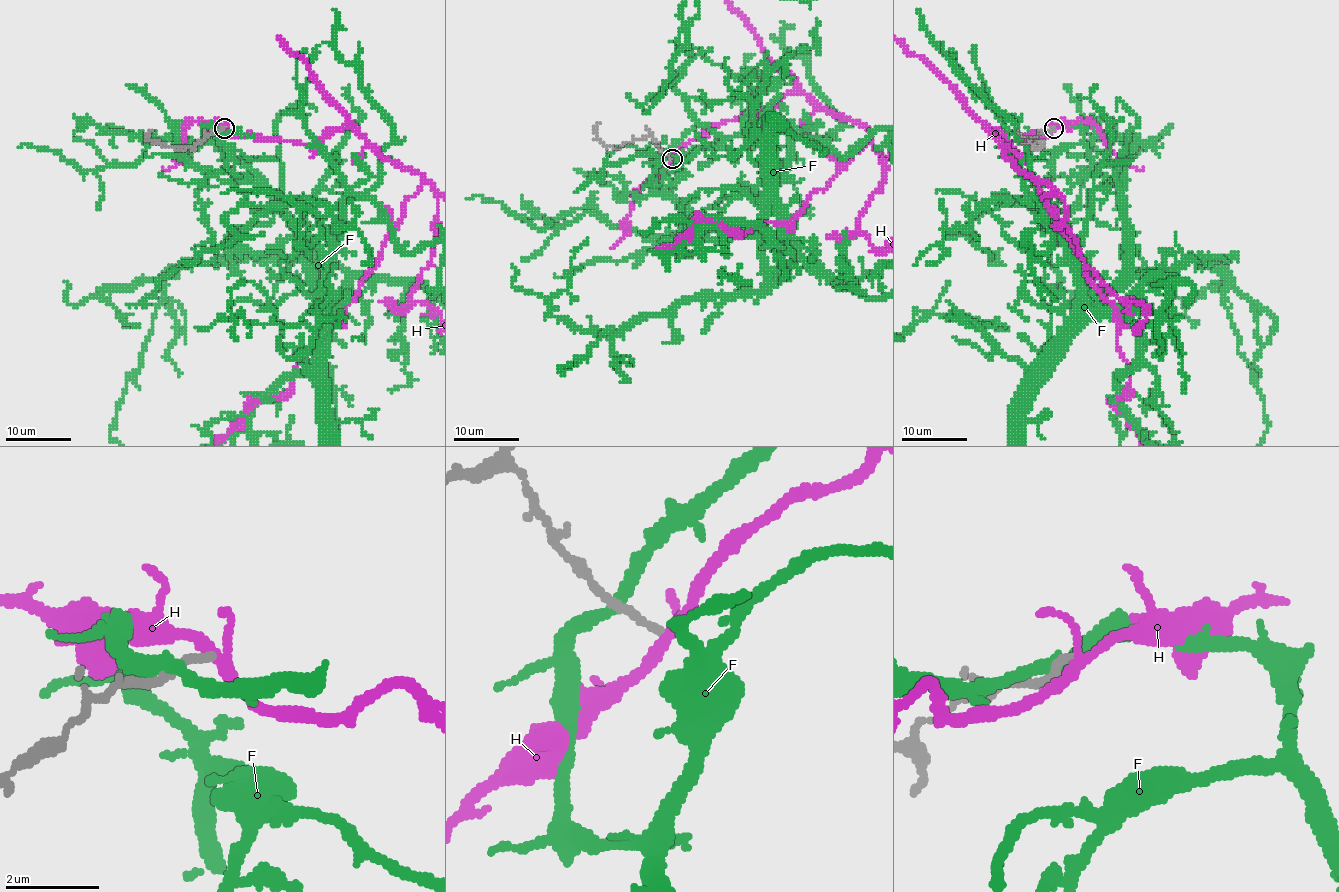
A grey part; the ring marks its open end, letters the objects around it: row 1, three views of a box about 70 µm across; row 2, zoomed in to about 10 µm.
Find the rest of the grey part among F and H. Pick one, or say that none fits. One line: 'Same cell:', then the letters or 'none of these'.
Same cell: none of these

